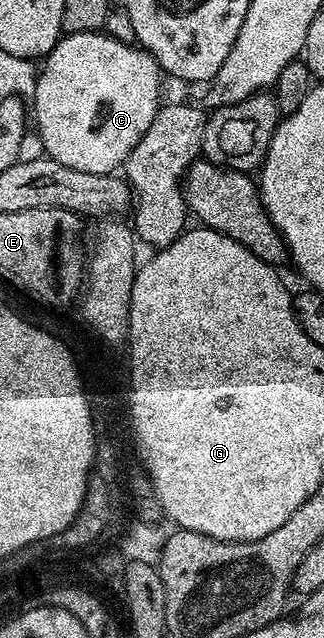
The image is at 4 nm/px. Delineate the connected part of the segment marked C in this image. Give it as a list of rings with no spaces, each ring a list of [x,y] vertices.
[[[105,32],[66,34],[59,38],[52,53],[47,54],[41,63],[38,83],[32,95],[32,114],[38,117],[38,134],[46,149],[43,150],[45,157],[80,172],[115,173],[158,115],[158,74],[160,67],[151,54]]]

